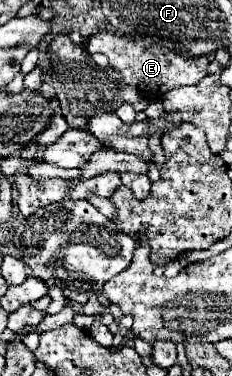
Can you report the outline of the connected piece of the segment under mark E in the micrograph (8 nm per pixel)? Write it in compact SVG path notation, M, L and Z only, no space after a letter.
M99 32L99 34L89 36L85 48L87 48L89 54L103 52L109 58L109 64L117 72L121 72L123 82L137 88L149 100L161 100L167 90L197 84L201 78L207 76L207 64L209 64L207 56L183 58L183 56L179 56L179 54L167 50L167 48L145 46L141 42L131 42L131 40L125 40L123 36L113 34L113 32Z

